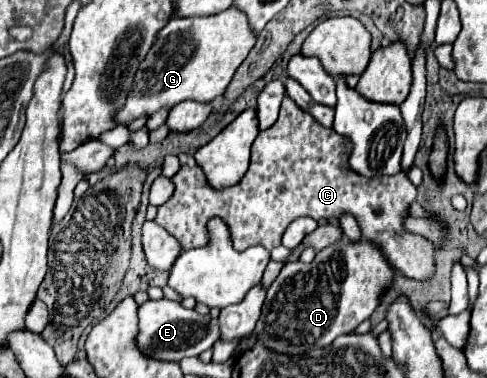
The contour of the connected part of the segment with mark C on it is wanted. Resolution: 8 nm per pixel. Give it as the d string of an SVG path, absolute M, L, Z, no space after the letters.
M283 98L277 122L271 128L261 130L257 134L257 138L251 146L249 170L235 186L225 188L225 190L215 190L215 188L207 186L205 174L201 172L201 166L195 162L195 158L191 154L179 154L181 168L173 176L175 192L165 204L161 204L157 208L155 224L165 228L181 244L183 250L189 250L189 248L207 244L205 224L209 218L219 216L229 224L229 228L233 232L233 242L237 244L237 250L247 250L251 246L263 246L267 250L273 250L281 244L281 238L283 238L283 232L287 230L287 226L299 216L311 216L315 220L321 220L321 218L339 218L343 214L351 214L351 216L355 216L357 224L361 228L363 240L377 244L381 248L381 252L385 254L385 258L399 272L403 272L405 276L415 278L415 280L429 278L435 268L433 266L433 246L423 236L409 234L401 226L403 218L407 216L407 206L417 196L415 186L409 182L409 178L403 172L399 172L395 176L373 176L373 178L353 172L349 168L351 150L353 150L353 142L347 136L333 132L333 128L321 126L309 112L299 108L291 98Z

